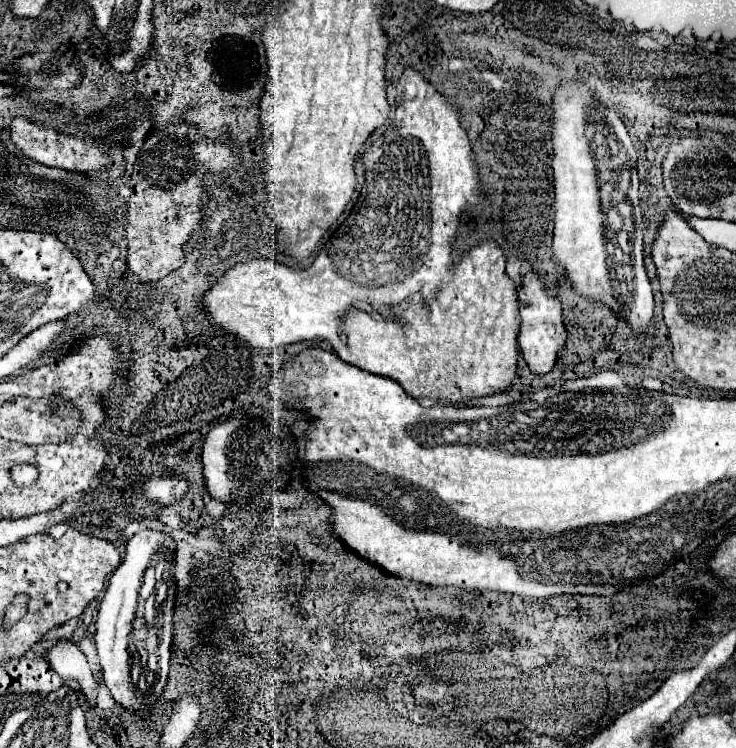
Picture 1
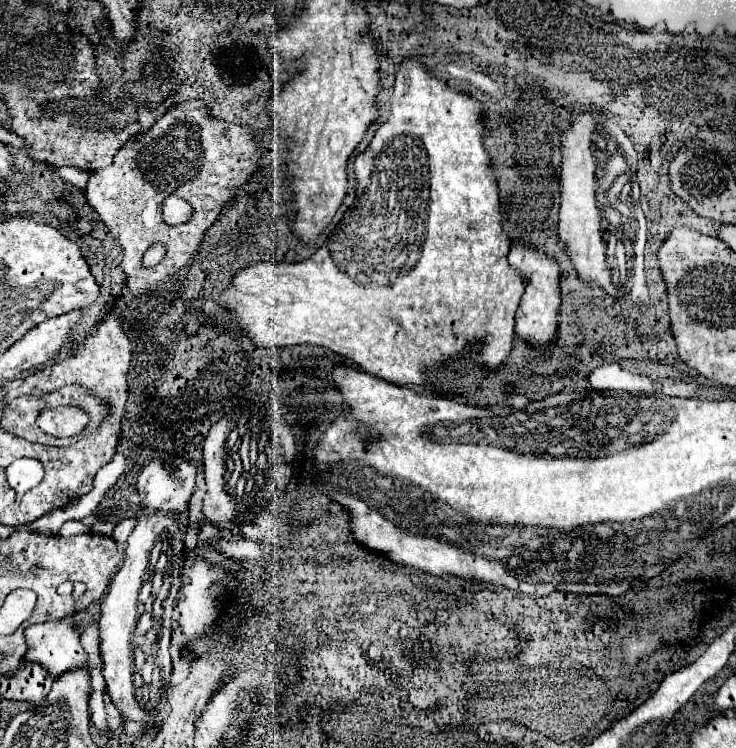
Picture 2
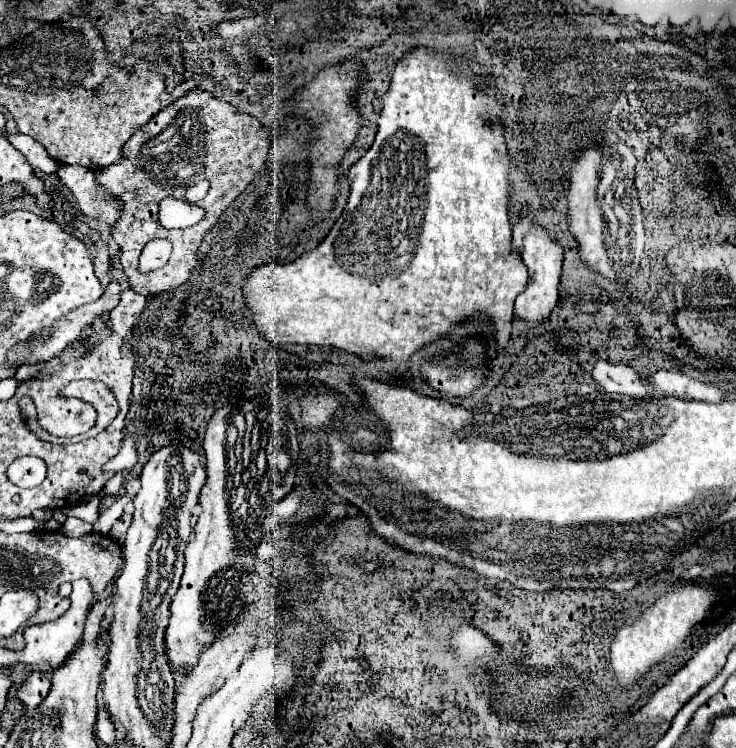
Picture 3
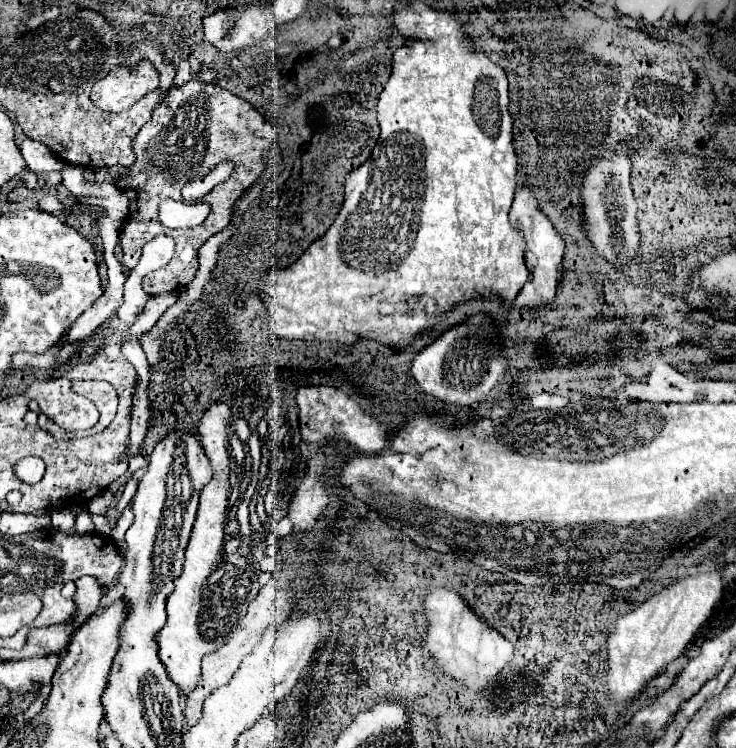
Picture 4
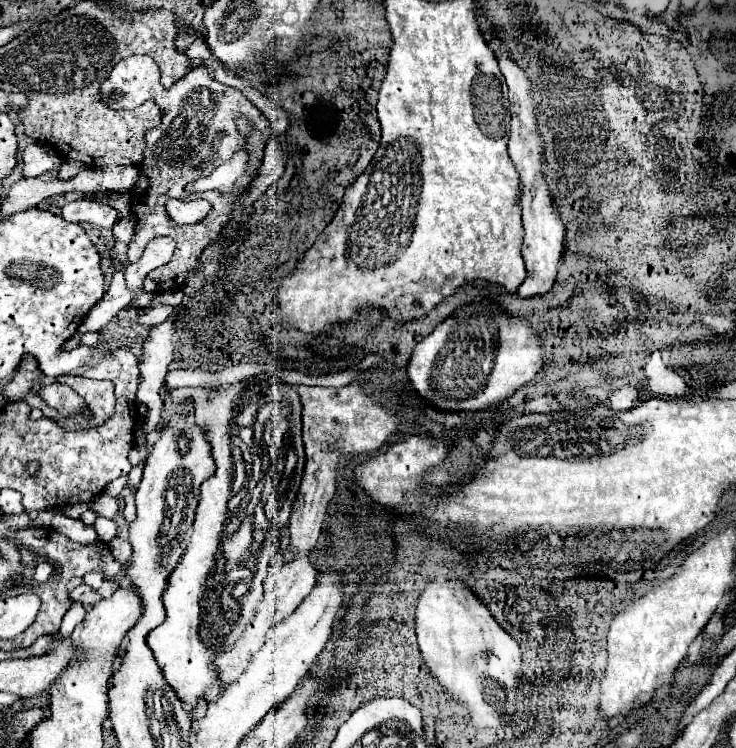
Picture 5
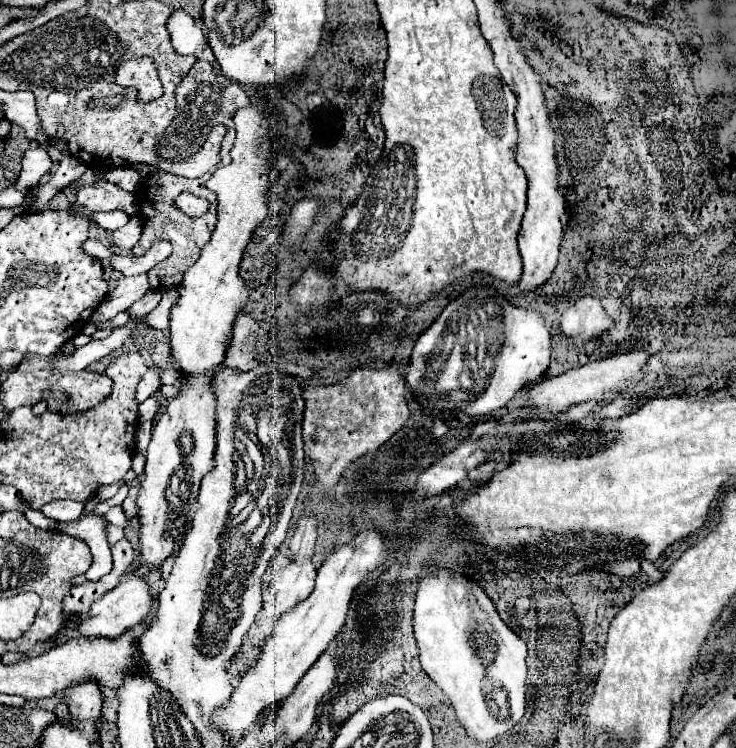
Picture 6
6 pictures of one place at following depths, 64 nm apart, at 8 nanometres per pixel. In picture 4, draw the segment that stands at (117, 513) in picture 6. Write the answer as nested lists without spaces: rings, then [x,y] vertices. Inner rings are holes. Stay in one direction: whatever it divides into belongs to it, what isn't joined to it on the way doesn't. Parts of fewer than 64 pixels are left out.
[[[110,490],[100,492],[92,502],[88,502],[88,510],[92,514],[106,514],[110,508],[114,508],[114,494]]]

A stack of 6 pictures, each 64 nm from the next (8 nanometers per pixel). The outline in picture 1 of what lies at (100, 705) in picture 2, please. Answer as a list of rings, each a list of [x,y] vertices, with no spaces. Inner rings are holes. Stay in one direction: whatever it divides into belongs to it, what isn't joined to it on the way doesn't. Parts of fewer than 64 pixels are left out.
[[[70,638],[58,640],[54,646],[46,648],[46,662],[50,664],[50,668],[64,682],[78,682],[88,702],[92,707],[97,708],[97,692],[99,692],[100,686],[93,677],[92,670],[88,666],[88,660],[86,660],[84,652],[82,650],[70,650],[70,648],[78,648]]]

